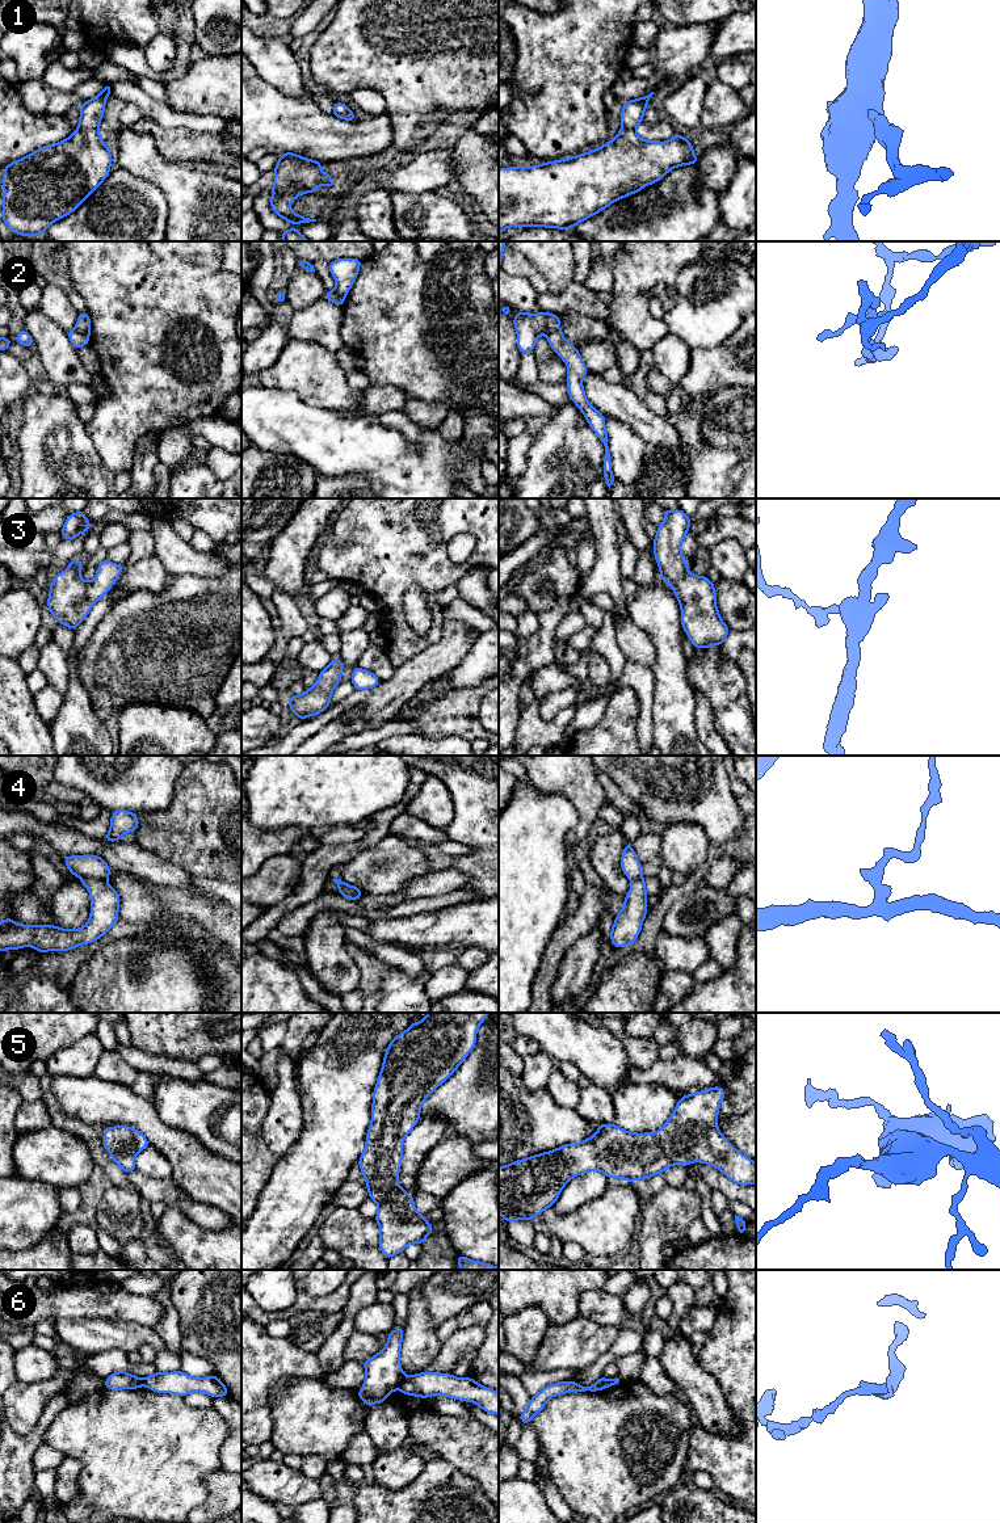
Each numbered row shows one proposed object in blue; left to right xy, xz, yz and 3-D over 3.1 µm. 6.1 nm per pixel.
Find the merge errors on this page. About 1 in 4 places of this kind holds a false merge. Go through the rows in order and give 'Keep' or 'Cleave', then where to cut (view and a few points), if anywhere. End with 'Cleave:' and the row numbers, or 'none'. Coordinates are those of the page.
1: Keep. No split
2: Cleave. Split along xy (75, 328), (88, 336)
3: Keep. No split
4: Cleave. Split along xy (105, 879), (84, 878), (82, 880)
5: Keep. No split
6: Cleave. Split along xz (406, 1376), (395, 1388)
Cleave: 2, 4, 6

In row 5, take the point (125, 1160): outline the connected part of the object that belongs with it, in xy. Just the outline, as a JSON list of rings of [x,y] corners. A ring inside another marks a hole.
[[[115,1126],[104,1129],[104,1148],[125,1173],[136,1170],[135,1156],[148,1145],[147,1137],[133,1127]]]

